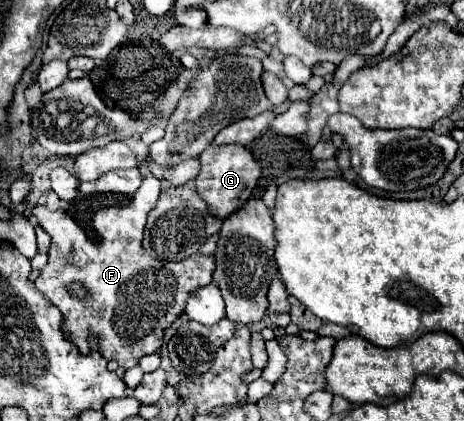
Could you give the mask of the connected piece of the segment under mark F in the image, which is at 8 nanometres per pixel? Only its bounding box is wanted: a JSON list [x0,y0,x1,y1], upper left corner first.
[32,165,214,369]

